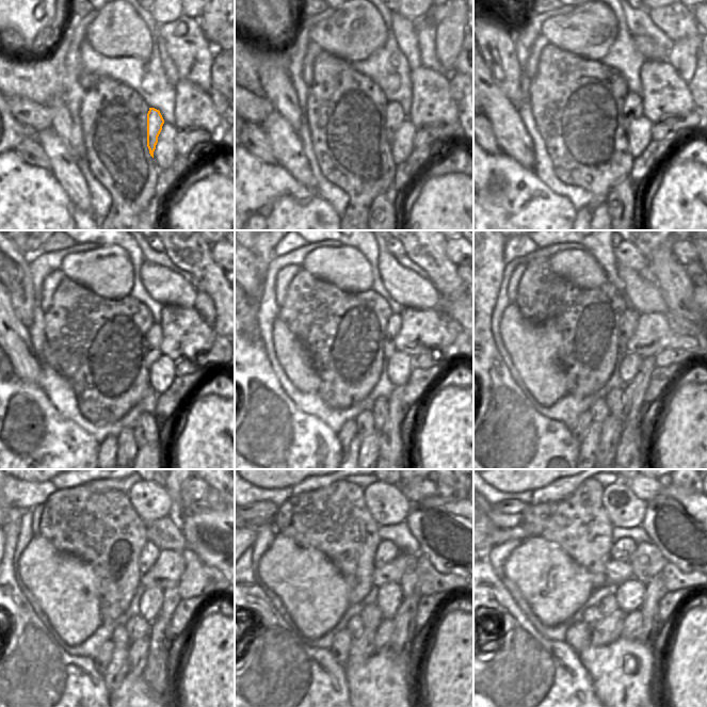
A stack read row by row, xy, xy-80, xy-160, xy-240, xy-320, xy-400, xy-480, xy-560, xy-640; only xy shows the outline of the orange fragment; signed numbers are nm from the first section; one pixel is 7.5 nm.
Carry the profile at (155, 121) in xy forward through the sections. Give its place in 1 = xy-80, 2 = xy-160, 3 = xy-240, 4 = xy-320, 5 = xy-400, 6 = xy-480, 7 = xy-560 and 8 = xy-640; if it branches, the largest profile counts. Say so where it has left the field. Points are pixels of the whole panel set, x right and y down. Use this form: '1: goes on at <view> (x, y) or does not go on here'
1: goes on at xy-80 (395, 116)
2: goes on at xy-160 (632, 107)
3: goes on at xy-240 (155, 334)
4: goes on at xy-320 (394, 325)
5: goes on at xy-400 (627, 324)
6: goes on at xy-480 (149, 553)
7: goes on at xy-560 (386, 550)
8: goes on at xy-640 (623, 549)

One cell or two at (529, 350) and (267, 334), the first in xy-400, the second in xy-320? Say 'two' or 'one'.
two

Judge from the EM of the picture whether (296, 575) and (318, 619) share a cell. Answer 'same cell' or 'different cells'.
same cell

